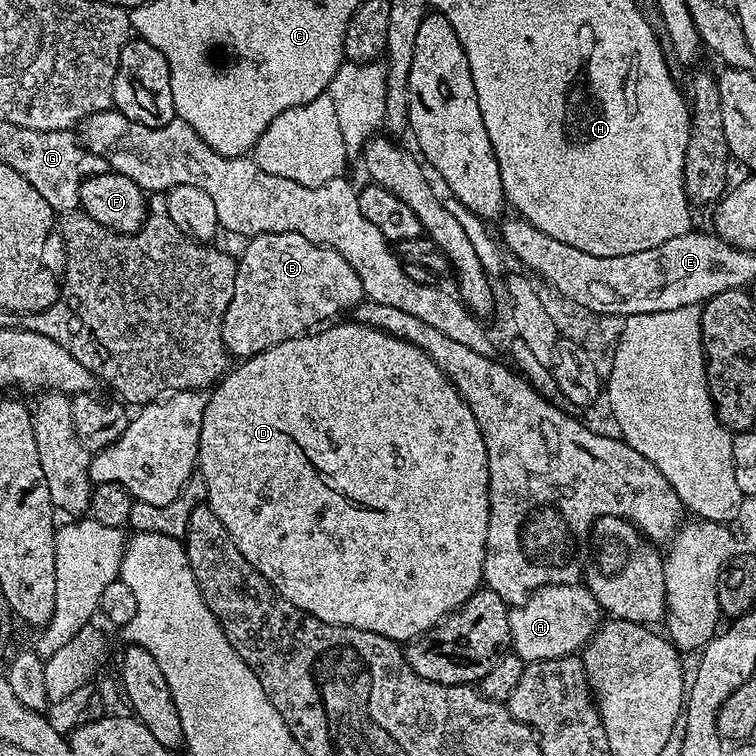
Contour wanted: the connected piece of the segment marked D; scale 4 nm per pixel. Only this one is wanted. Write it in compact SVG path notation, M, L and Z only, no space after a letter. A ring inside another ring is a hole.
M340 323L321 327L315 334L278 342L278 346L270 346L257 356L241 359L237 363L240 365L211 389L202 418L198 472L204 475L202 483L208 507L222 518L222 526L230 530L234 546L242 550L242 558L267 578L282 598L327 624L354 626L407 642L462 607L482 586L490 510L486 442L470 406L466 406L446 373L438 370L418 346L365 324Z

